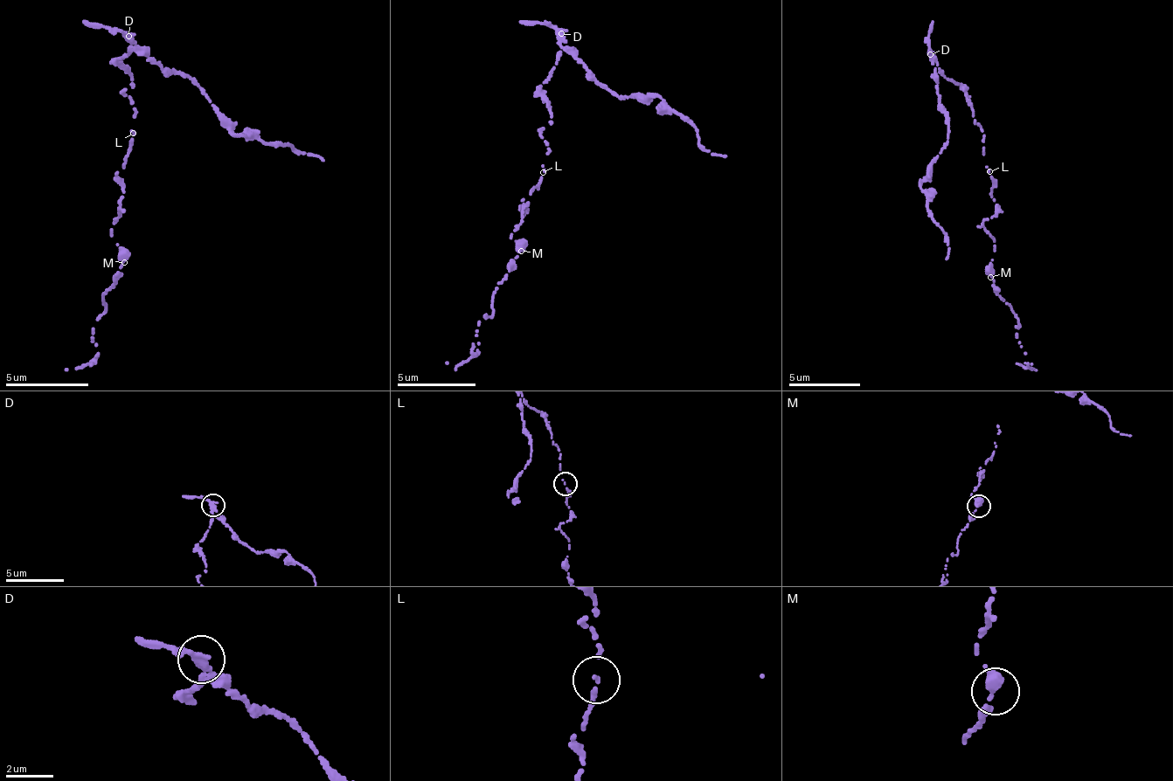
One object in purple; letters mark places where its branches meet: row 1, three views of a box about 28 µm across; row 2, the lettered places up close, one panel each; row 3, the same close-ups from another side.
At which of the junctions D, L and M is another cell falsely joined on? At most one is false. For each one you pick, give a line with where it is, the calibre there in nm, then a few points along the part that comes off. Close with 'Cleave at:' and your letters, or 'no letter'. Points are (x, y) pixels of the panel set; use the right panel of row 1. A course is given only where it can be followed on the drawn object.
D: at (930, 54); 320 nm thick; foreign part runs (929, 53), (949, 129), (948, 144), (920, 183), (931, 217), (947, 238), (945, 260)
Cleave at: D

